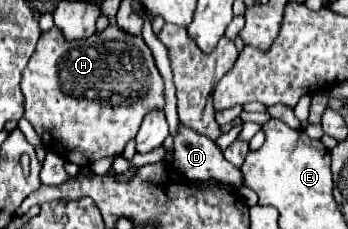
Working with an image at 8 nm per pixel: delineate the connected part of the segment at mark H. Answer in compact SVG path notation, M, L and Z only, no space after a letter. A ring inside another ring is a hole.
M117 24L107 26L103 32L85 40L65 40L57 26L43 32L27 68L23 70L19 86L25 98L23 118L31 122L45 148L81 168L91 166L99 158L121 154L125 144L139 132L143 114L147 114L151 106L159 106L159 110L165 106L163 78L155 66L151 50L141 36L131 36Z

